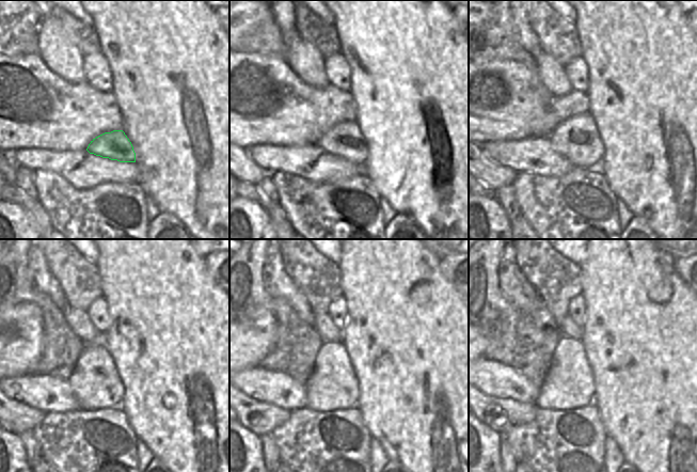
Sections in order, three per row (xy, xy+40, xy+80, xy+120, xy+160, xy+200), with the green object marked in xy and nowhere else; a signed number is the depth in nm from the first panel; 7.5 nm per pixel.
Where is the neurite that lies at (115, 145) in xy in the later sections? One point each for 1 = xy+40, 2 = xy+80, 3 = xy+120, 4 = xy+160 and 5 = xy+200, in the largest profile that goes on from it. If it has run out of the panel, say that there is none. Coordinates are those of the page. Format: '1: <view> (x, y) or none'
1: xy+40 (344, 140)
2: xy+80 (576, 139)
3: xy+120 (94, 379)
4: xy+160 (332, 384)
5: xy+200 (569, 383)

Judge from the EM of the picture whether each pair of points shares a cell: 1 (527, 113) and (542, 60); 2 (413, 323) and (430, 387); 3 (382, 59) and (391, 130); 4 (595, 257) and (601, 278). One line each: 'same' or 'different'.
1: different
2: same
3: same
4: same

